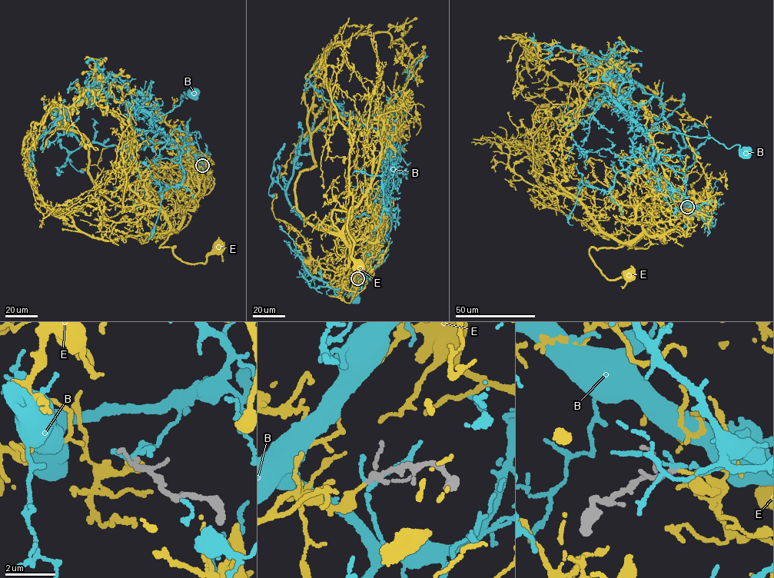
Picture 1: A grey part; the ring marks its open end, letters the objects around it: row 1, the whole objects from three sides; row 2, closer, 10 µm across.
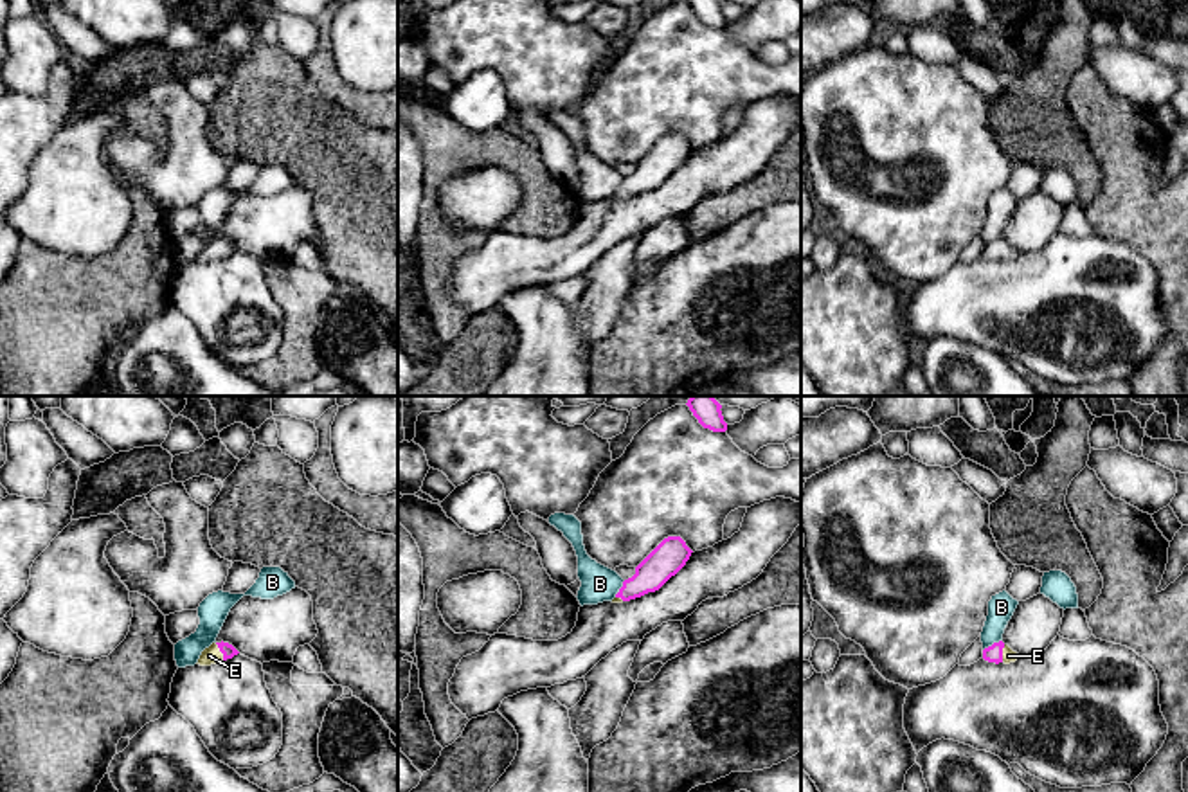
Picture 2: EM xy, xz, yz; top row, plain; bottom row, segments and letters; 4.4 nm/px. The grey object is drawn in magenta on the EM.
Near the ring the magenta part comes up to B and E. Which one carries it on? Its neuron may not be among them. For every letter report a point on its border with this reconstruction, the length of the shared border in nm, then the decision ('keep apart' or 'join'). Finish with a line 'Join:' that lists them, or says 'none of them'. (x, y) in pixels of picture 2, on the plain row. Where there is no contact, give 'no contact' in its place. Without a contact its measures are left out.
B: yz (994, 240) | 100 nm | keep apart
E: xy (220, 247) | 90 nm | join
Join: E

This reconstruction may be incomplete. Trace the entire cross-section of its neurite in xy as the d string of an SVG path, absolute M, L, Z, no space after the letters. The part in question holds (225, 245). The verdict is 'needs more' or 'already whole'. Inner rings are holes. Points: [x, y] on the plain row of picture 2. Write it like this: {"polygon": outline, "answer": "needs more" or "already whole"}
{"polygon": "M212 239L209 245L205 245L198 256L196 261L200 263L211 263L211 261L218 261L221 257L232 256L234 252L238 252L239 248L229 241L229 239Z", "answer": "needs more"}

